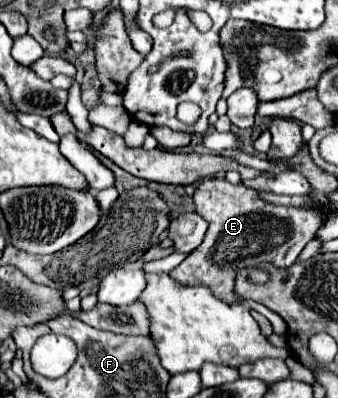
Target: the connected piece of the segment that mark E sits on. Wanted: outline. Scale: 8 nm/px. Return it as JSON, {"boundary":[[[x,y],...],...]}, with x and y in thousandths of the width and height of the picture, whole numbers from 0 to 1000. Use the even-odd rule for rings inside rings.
{"boundary":[[[609,450],[586,465],[574,485],[574,515],[580,535],[615,555],[615,580],[586,626],[574,626],[521,676],[503,681],[503,696],[527,706],[533,716],[562,716],[574,721],[580,706],[586,716],[609,716],[645,751],[686,761],[686,756],[716,756],[698,741],[669,741],[675,731],[692,731],[692,706],[698,686],[716,671],[763,671],[775,661],[805,661],[817,671],[858,671],[888,631],[905,621],[905,611],[935,590],[941,565],[953,565],[953,535],[929,525],[882,525],[882,520],[811,520],[799,510],[781,510],[757,485],[728,470],[722,460],[686,465],[669,450]]]}

